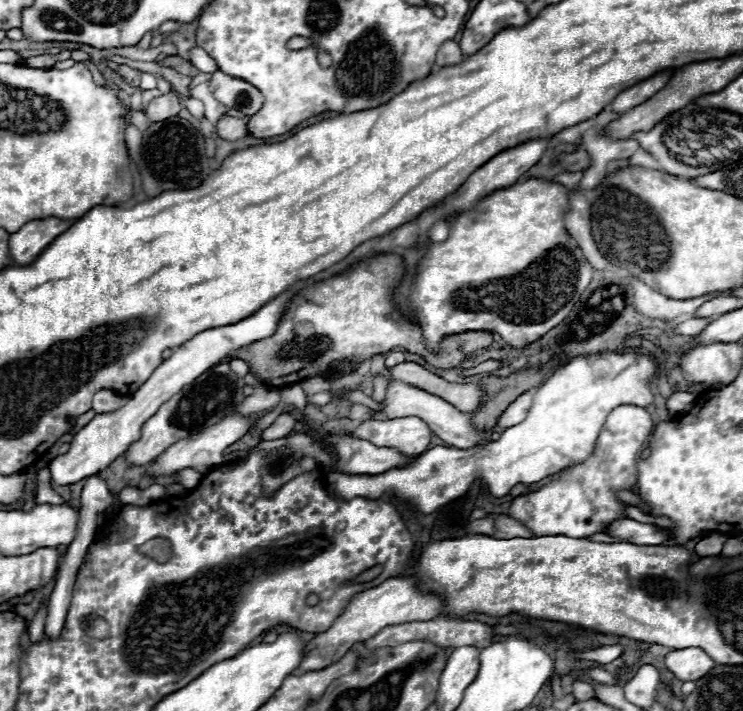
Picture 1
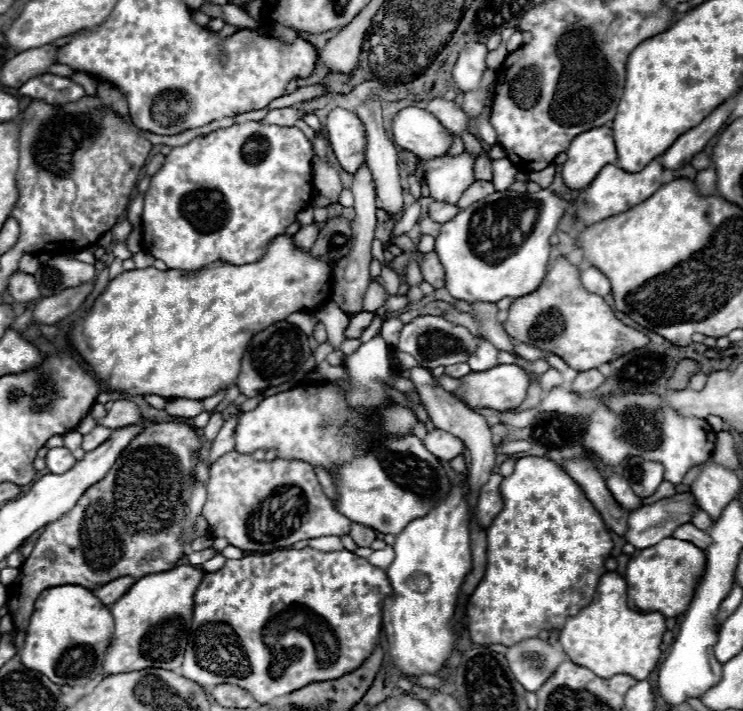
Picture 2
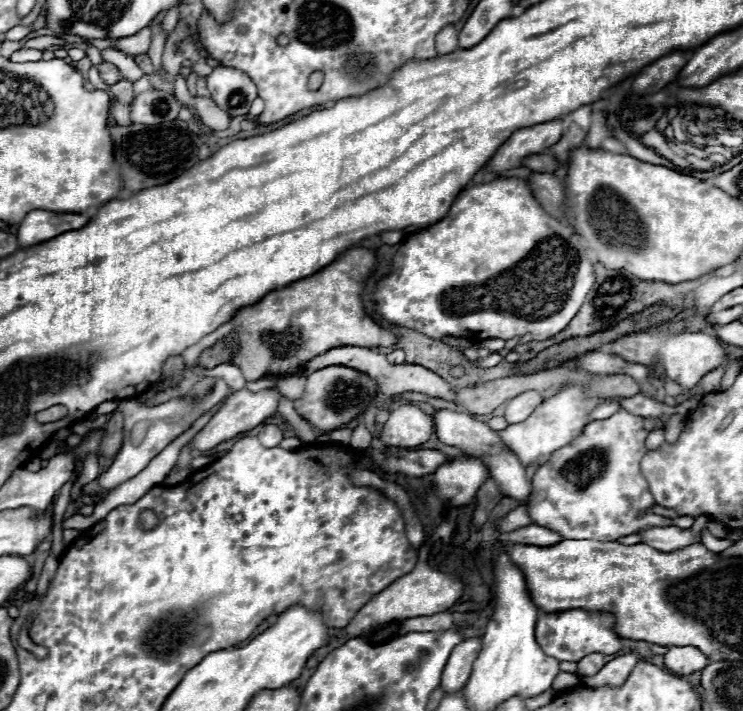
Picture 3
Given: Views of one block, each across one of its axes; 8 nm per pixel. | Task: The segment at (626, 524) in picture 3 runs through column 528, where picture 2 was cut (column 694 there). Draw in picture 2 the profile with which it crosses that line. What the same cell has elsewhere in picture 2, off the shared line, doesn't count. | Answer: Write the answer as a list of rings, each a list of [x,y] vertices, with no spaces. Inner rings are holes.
[[[678,492],[670,498],[658,500],[654,504],[642,506],[628,516],[628,534],[624,536],[628,544],[636,548],[648,548],[656,542],[670,538],[678,526],[690,522],[700,510],[694,494]]]

